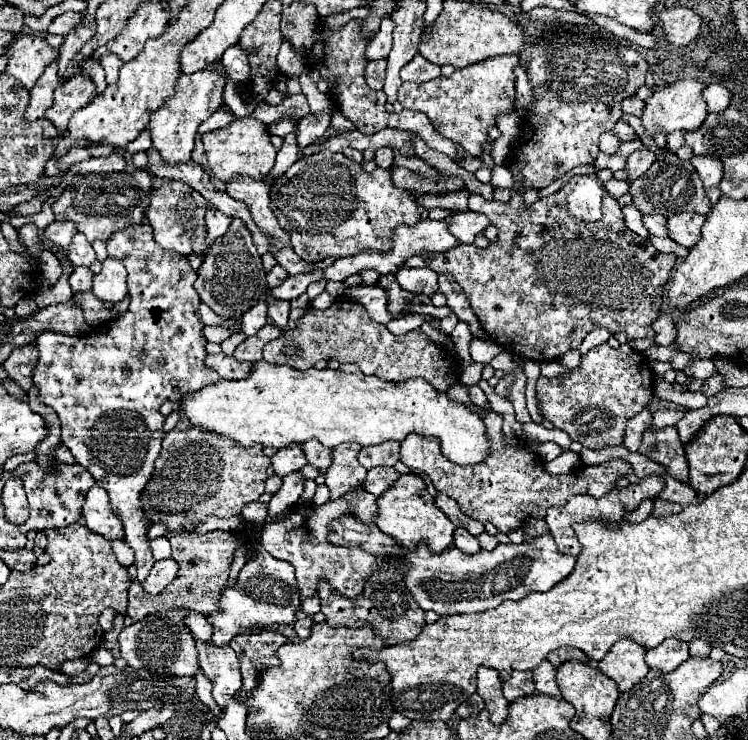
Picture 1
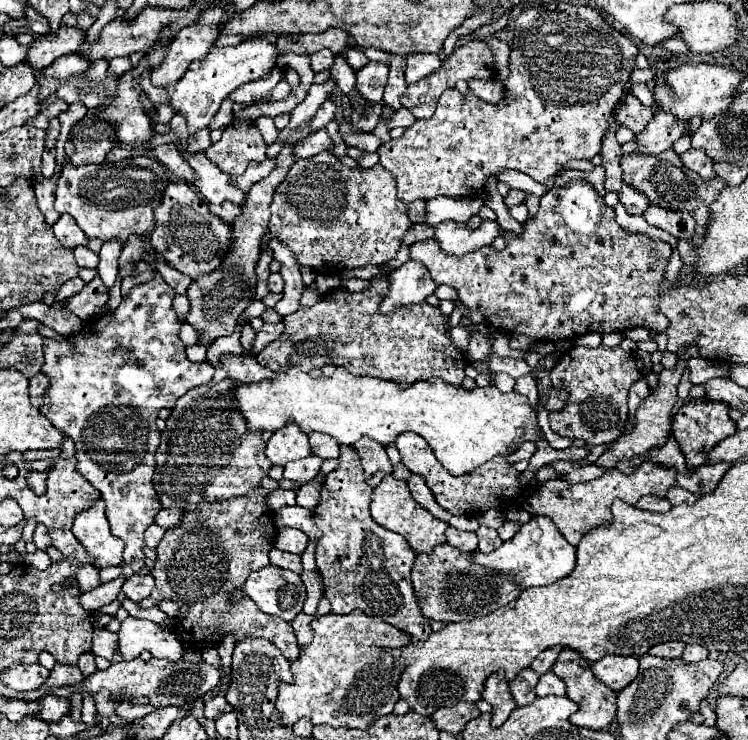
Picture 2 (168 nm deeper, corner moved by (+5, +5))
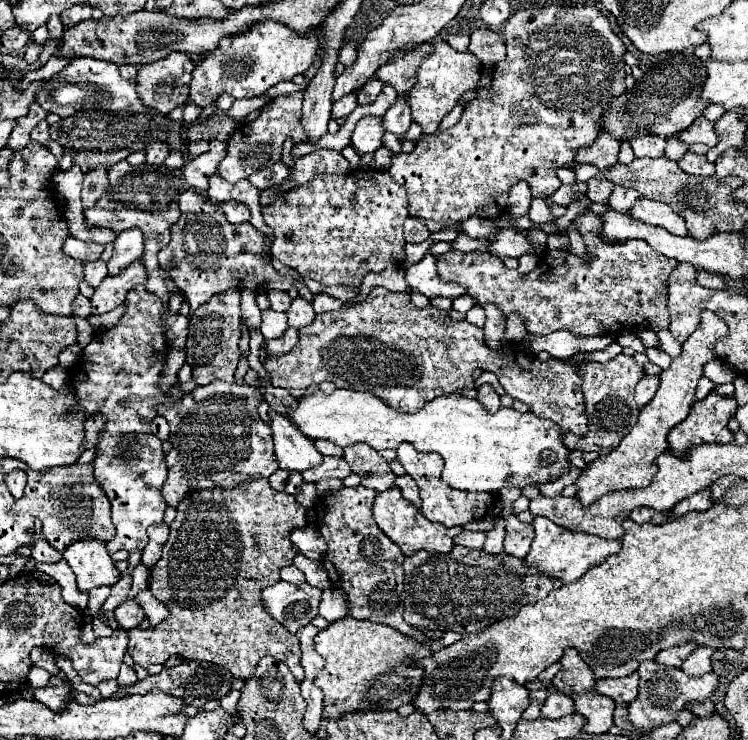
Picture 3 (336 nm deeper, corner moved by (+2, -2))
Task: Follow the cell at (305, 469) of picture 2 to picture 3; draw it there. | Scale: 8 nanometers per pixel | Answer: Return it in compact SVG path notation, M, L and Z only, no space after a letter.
M327 456L327 458L323 458L323 464L319 468L303 472L303 478L305 478L305 482L319 482L319 480L327 480L327 478L347 478L349 474L351 474L351 468L345 462L345 458Z

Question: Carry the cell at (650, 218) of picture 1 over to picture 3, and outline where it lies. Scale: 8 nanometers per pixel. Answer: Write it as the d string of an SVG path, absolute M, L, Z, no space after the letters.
M615 186L611 196L609 196L609 206L617 212L627 214L631 210L631 204L635 204L635 200L639 198L639 192L633 188L625 188L625 186Z

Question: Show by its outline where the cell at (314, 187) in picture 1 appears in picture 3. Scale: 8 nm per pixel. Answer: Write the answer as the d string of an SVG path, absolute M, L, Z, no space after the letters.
M353 170L347 174L323 174L295 188L286 196L274 199L262 208L263 222L273 228L273 258L293 268L299 276L311 278L323 286L357 288L365 274L383 272L401 266L405 260L403 222L407 220L407 194L389 172L383 170Z

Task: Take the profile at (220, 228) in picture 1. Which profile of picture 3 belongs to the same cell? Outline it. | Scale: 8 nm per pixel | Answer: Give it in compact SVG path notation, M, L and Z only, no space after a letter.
M227 200L221 204L221 208L223 208L223 214L227 216L227 220L231 220L231 222L249 222L249 218L251 218L249 208L241 202Z

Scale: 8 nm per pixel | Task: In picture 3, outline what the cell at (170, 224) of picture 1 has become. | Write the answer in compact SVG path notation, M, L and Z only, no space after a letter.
M187 190L181 194L181 200L179 200L179 208L181 208L181 220L171 228L171 242L167 244L167 248L163 248L159 252L159 264L161 266L167 266L167 274L171 276L171 280L177 284L179 292L187 298L189 302L189 316L201 306L205 304L211 296L215 294L221 294L221 292L227 292L229 288L233 290L257 290L259 286L263 286L265 282L283 282L281 286L285 290L291 290L291 288L299 288L299 284L307 286L309 280L303 280L303 282L297 282L293 278L283 278L277 274L277 270L271 266L271 258L265 256L271 252L271 242L267 240L267 236L263 232L257 232L249 222L241 222L241 224L231 224L221 206L219 204L213 204L205 194L199 194L195 190Z

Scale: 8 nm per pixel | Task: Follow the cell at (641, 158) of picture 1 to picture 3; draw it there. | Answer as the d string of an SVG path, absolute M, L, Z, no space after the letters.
M699 118L695 120L695 124L691 124L691 128L687 128L687 132L677 136L681 142L685 144L693 144L693 142L701 142L707 144L709 148L717 144L717 134L715 134L715 122L709 122L707 118Z

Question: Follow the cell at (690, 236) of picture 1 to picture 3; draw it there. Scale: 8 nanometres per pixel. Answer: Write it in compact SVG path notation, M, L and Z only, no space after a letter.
M639 198L633 208L629 210L629 216L635 220L641 220L645 224L653 224L653 226L661 226L671 234L679 234L679 236L687 236L687 226L685 220L675 214L667 204L659 204L647 198Z

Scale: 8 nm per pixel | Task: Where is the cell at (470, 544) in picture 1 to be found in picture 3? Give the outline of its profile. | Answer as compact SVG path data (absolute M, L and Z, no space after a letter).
M461 532L455 538L455 544L467 546L467 548L483 548L483 544L485 544L485 532Z

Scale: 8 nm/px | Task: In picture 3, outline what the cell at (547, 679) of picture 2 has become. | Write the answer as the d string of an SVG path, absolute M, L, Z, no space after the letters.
M551 688L549 690L549 698L543 704L543 708L541 708L541 716L549 718L549 720L557 720L557 718L563 718L563 716L573 714L573 712L575 712L573 700L569 696L563 696L561 692L555 692Z

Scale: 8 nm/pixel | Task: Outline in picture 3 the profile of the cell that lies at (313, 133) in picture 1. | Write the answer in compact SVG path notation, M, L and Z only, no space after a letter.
M351 92L333 104L331 116L333 118L347 118L355 108L357 108L357 96L355 96L355 92Z

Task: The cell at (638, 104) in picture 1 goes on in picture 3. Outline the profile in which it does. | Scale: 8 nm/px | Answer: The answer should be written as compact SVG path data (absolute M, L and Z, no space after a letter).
M639 136L639 140L631 140L631 148L635 150L637 158L659 158L663 156L665 142L659 136Z

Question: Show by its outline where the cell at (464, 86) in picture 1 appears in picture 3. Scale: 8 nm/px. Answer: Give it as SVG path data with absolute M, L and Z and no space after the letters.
M443 40L433 42L433 52L421 60L417 72L417 84L411 90L409 106L413 122L417 122L425 134L435 134L443 116L455 108L461 94L477 86L479 78L481 78L481 62L477 56L473 56L469 50L457 52Z

